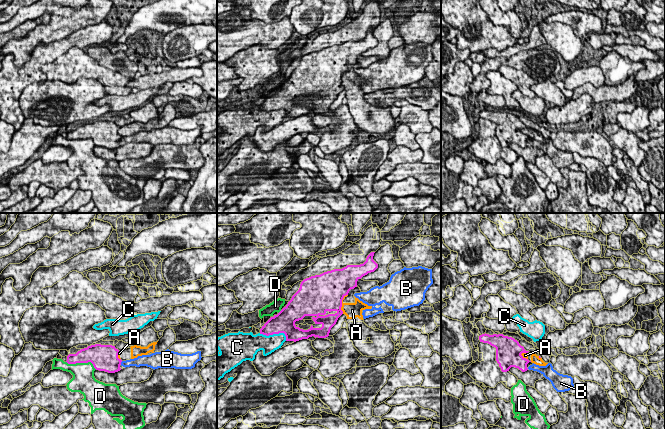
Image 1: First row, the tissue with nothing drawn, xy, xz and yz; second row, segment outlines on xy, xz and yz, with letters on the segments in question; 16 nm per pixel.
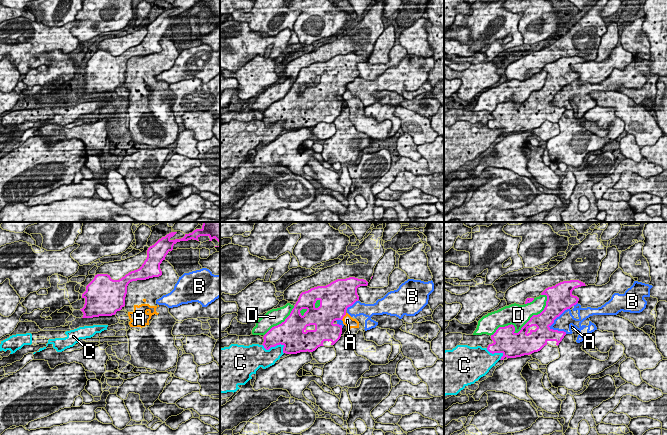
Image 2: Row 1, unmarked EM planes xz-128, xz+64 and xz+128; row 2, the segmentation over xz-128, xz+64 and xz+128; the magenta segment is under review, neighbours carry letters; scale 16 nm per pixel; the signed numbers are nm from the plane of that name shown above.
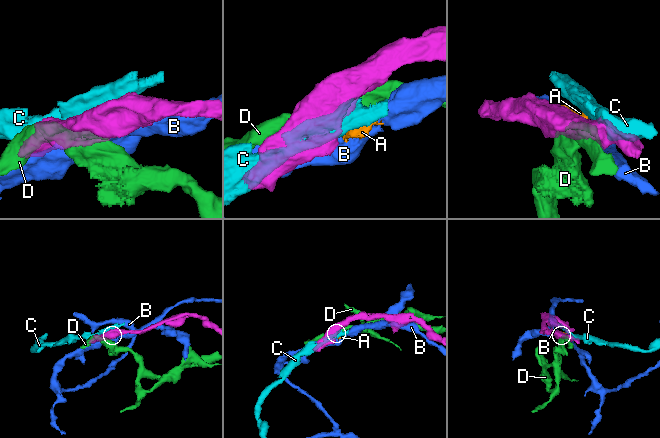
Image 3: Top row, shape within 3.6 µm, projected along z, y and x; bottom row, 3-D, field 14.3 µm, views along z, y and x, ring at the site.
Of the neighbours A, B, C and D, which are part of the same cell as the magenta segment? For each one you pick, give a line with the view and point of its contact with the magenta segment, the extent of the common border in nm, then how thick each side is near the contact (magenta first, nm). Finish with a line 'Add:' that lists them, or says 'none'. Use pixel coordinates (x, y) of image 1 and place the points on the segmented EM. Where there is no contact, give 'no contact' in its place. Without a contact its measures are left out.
Add: none

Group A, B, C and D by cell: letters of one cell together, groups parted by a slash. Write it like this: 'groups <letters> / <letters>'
groups A / B / C / D

